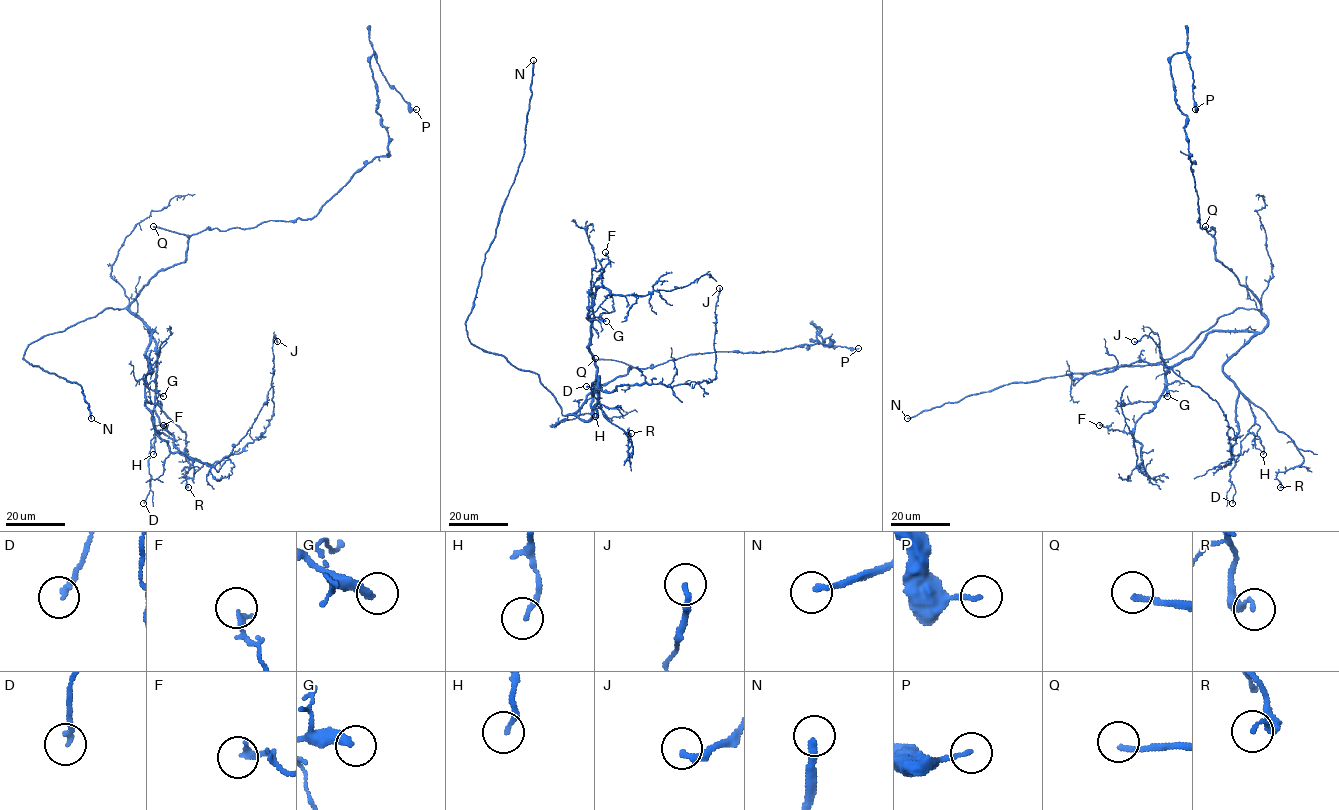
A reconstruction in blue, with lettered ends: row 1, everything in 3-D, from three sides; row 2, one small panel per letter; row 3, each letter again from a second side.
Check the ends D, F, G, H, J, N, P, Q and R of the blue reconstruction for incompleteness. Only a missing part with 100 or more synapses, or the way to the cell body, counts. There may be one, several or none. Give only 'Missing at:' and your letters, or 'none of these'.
Missing at: N, Q

